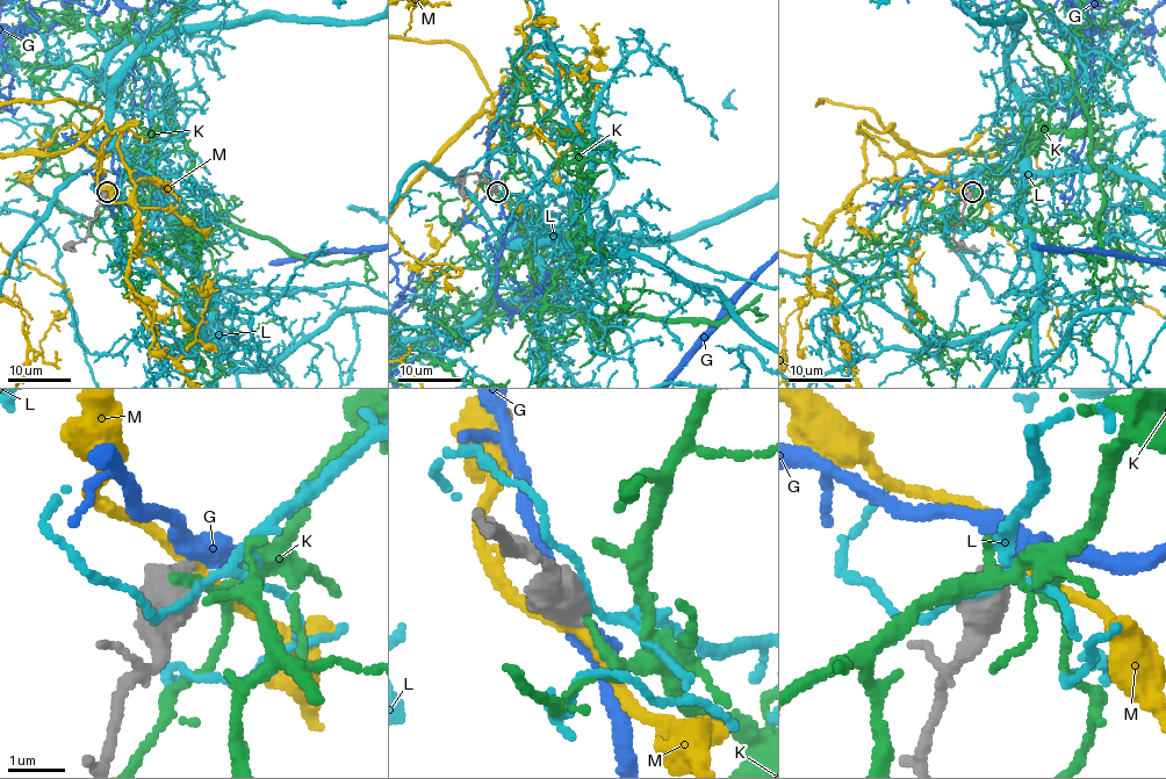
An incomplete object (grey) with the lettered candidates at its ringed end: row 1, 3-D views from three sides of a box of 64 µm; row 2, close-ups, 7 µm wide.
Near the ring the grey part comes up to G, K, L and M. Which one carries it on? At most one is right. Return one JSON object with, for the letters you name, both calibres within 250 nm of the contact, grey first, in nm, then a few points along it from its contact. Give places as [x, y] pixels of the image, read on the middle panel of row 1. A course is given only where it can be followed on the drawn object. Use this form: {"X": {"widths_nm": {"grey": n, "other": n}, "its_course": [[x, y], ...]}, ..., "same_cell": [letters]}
{"same_cell": []}

